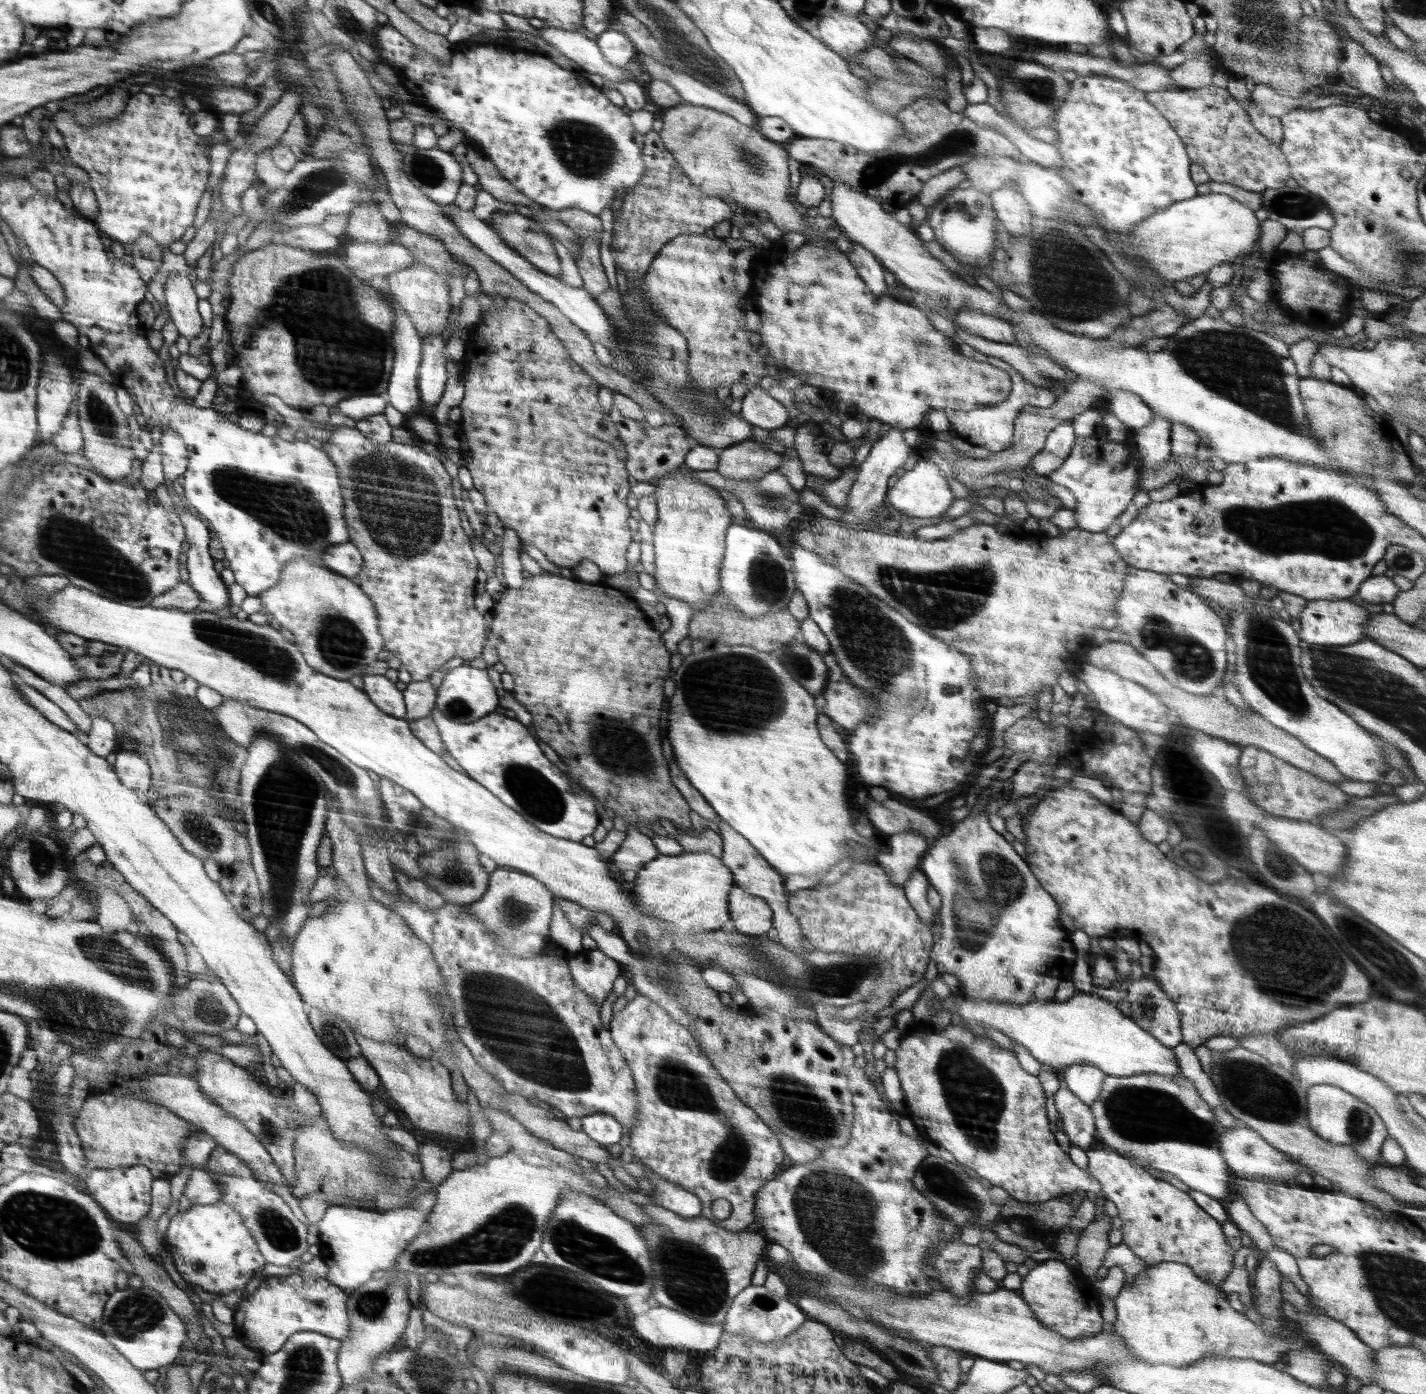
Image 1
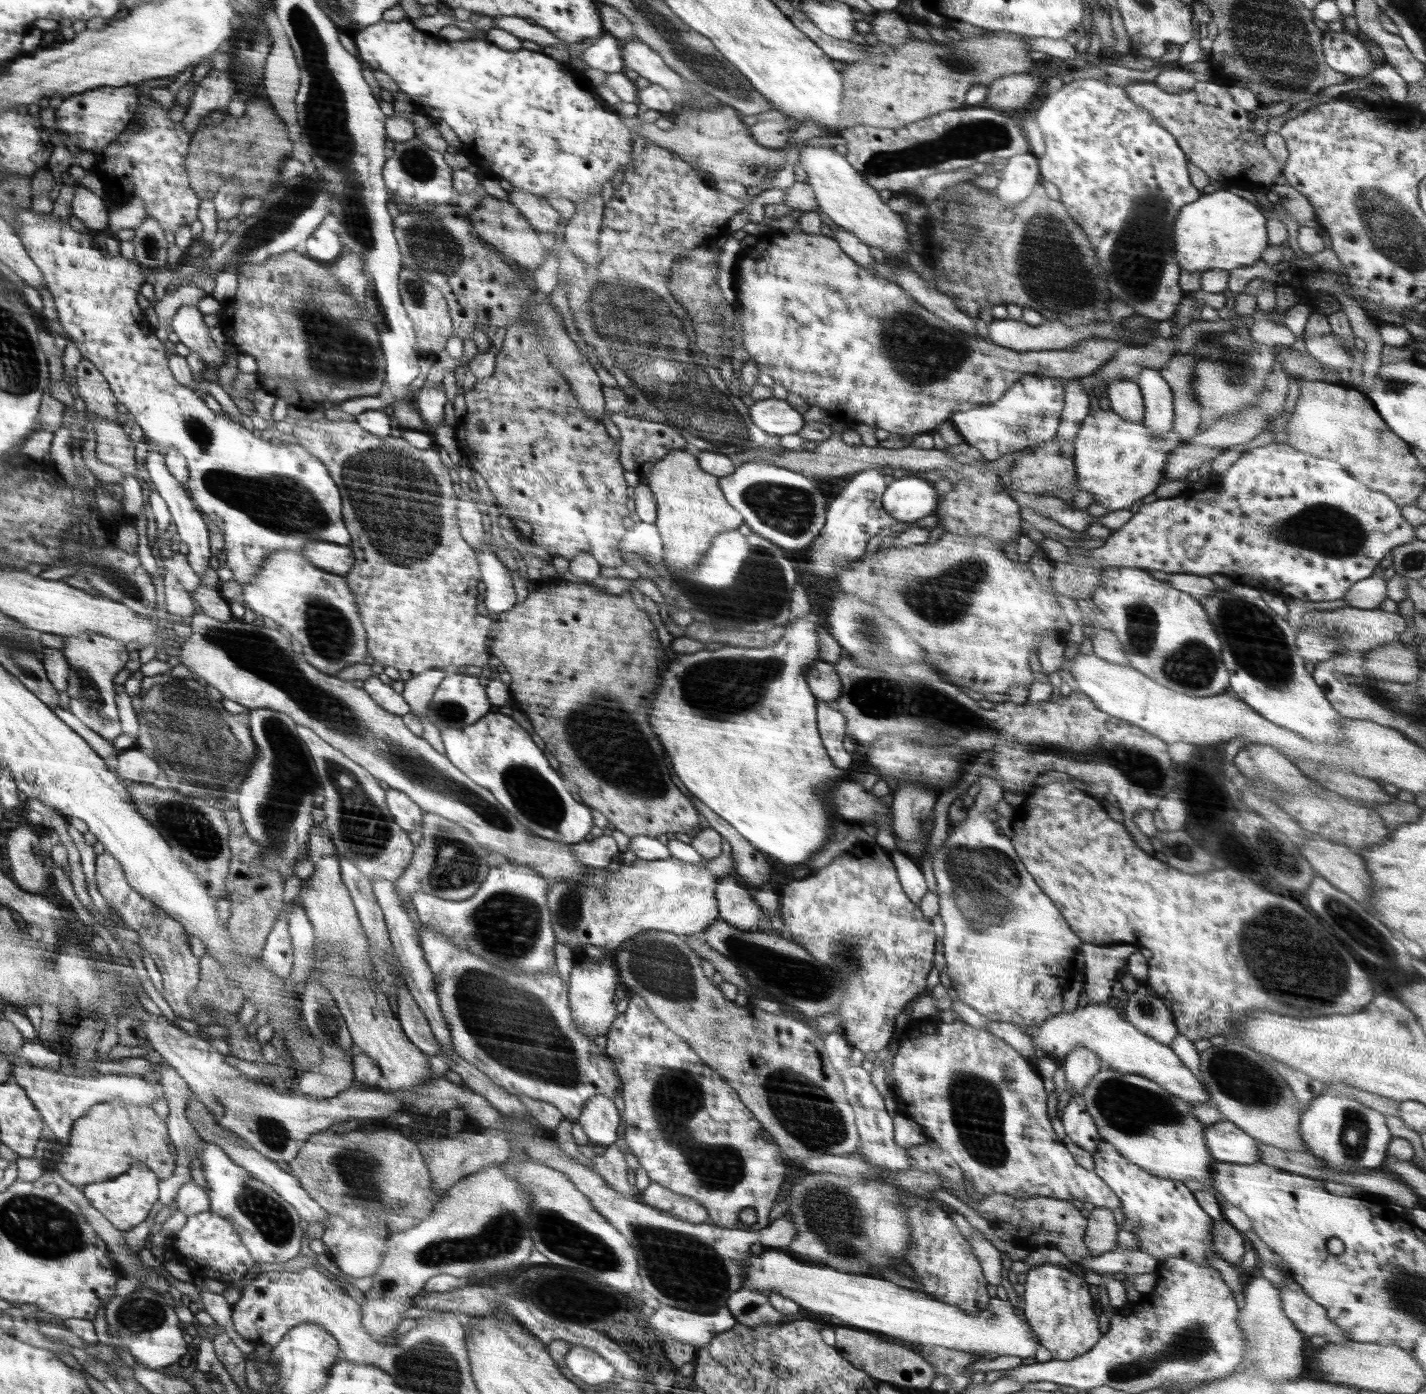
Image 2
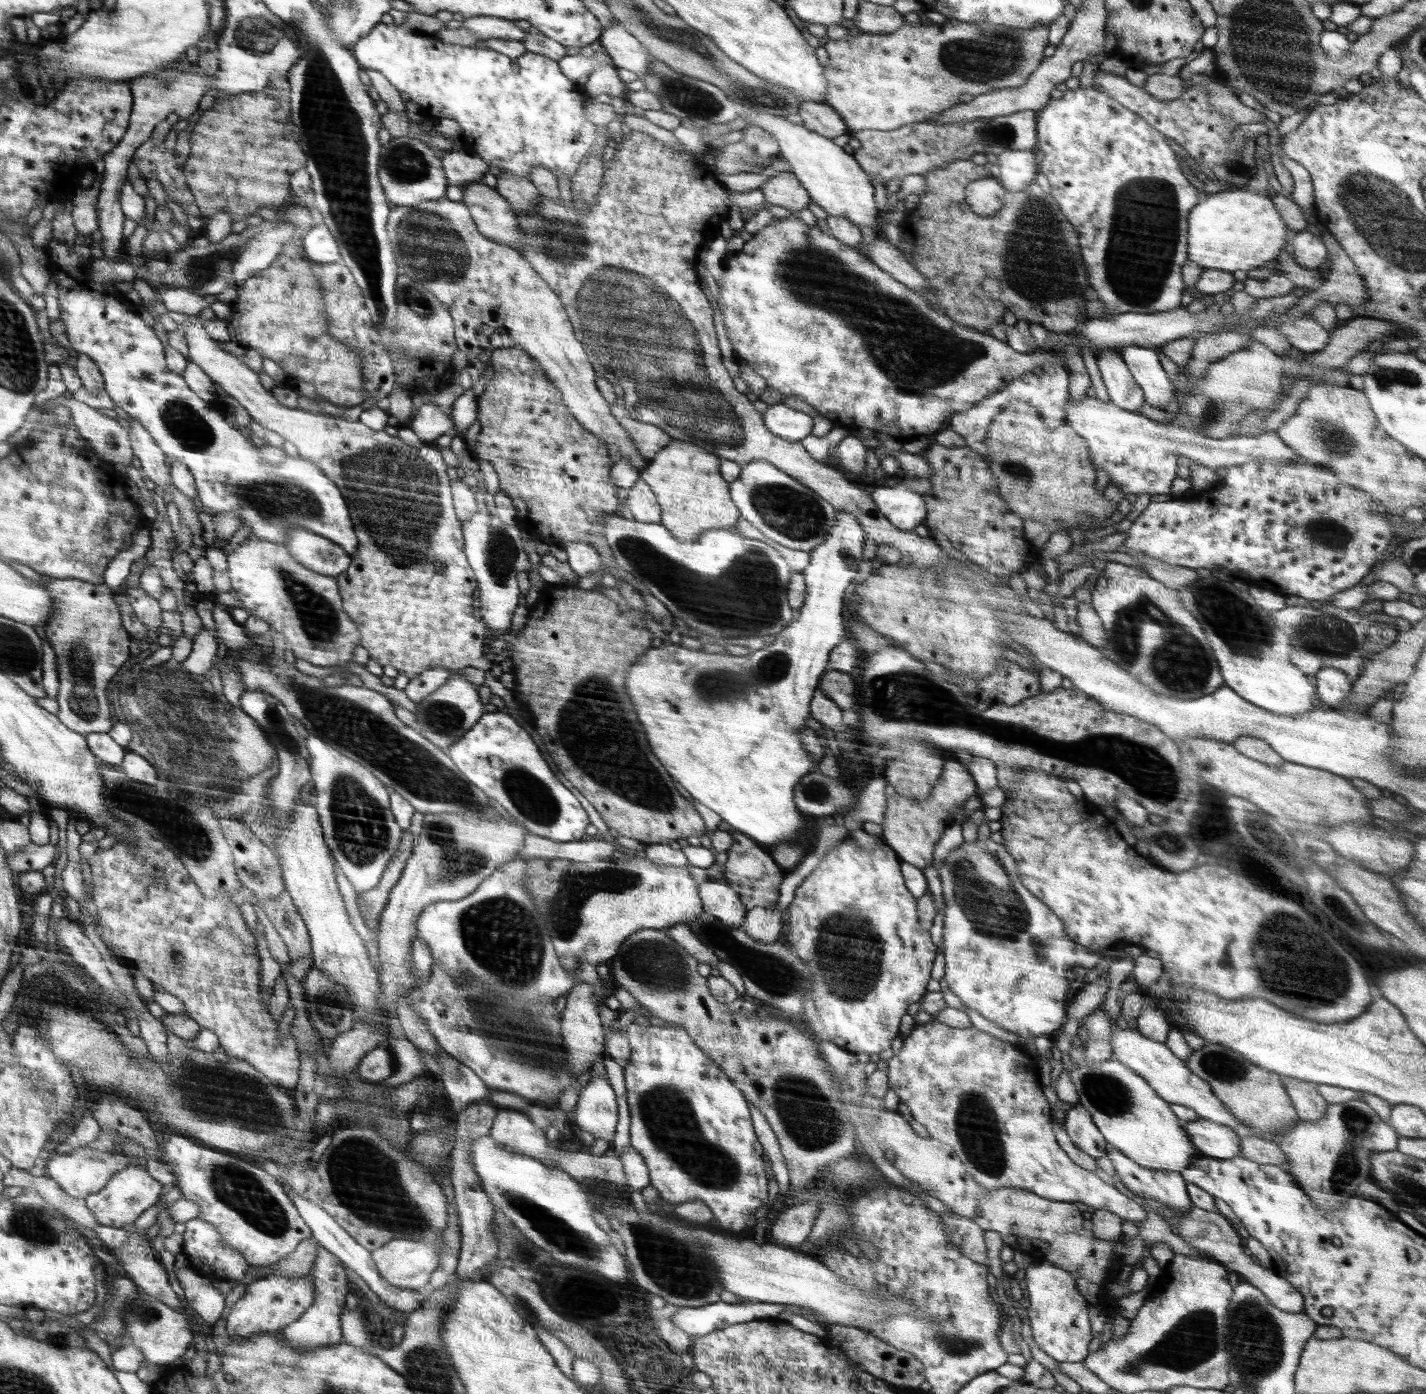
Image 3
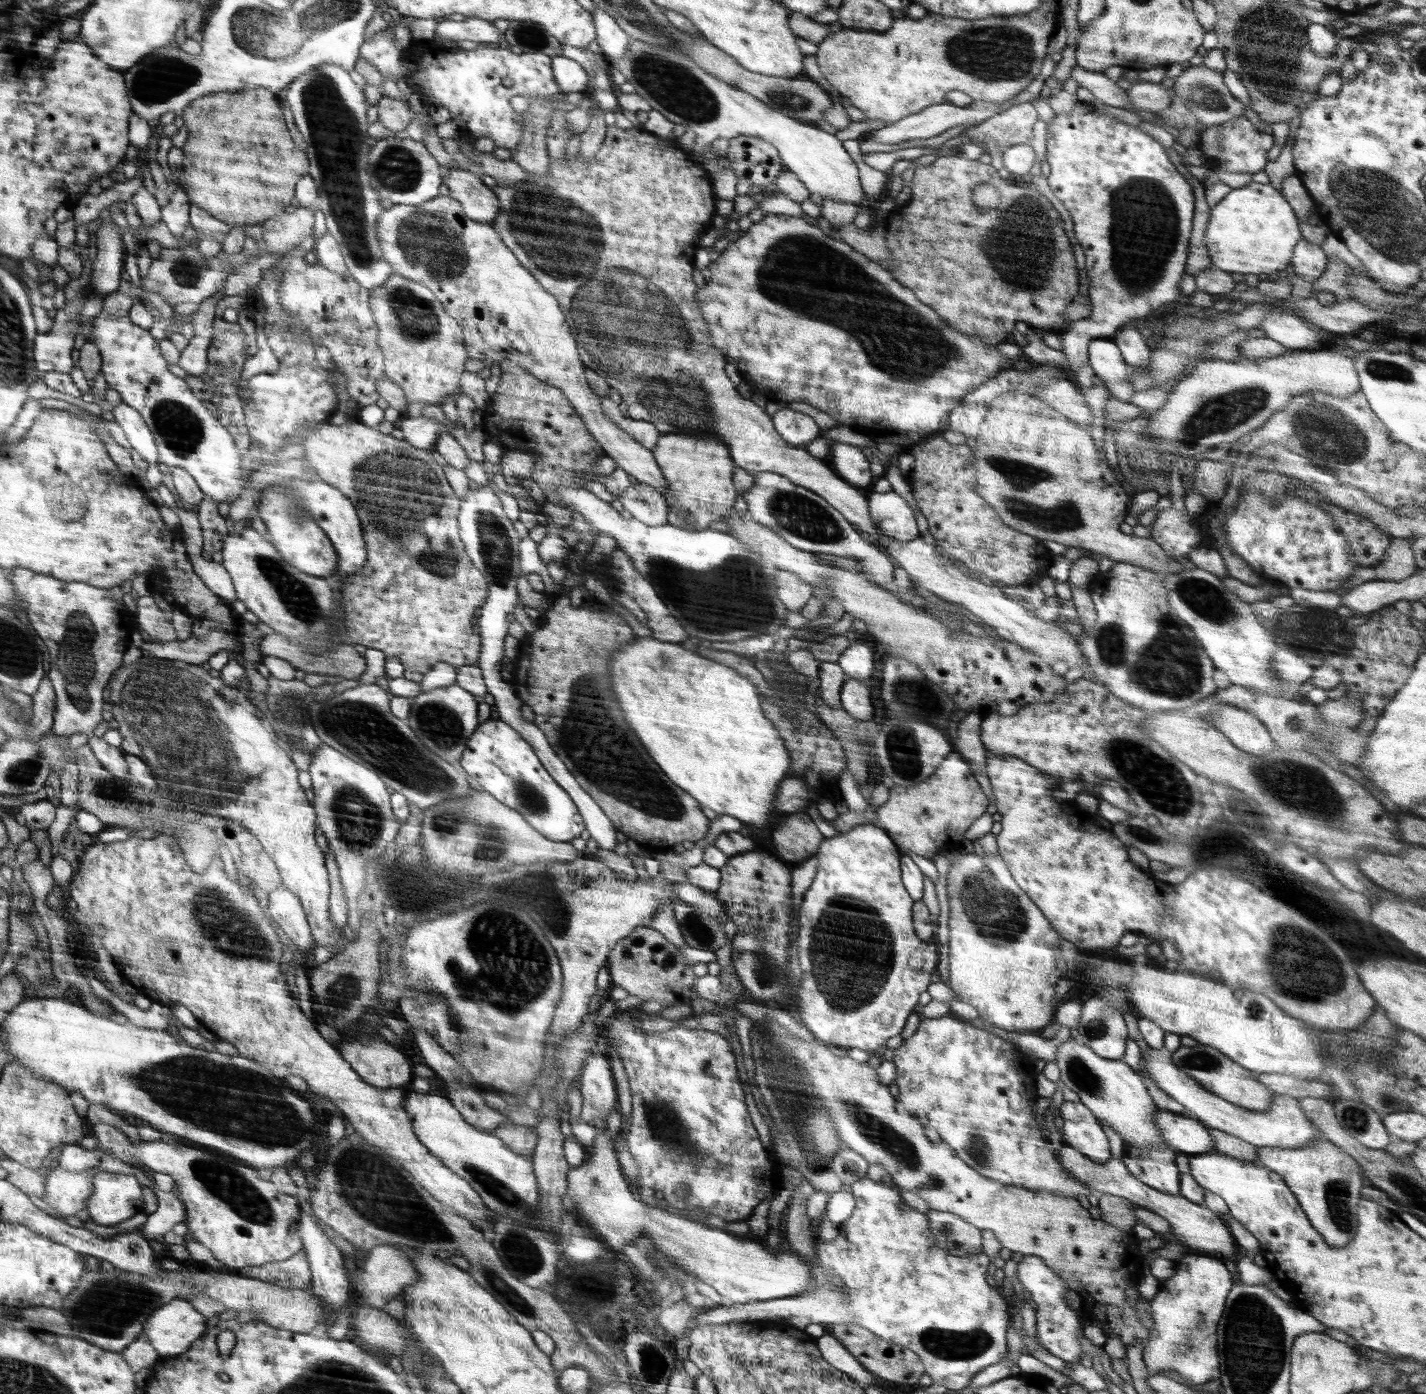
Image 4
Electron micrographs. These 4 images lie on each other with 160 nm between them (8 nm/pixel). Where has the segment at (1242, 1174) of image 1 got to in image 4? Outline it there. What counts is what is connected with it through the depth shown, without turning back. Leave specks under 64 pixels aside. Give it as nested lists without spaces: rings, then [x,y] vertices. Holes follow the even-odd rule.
[[[1156,1109],[1154,1123],[1159,1135],[1176,1148],[1178,1153],[1190,1157],[1196,1154],[1217,1152],[1208,1130],[1196,1117],[1176,1114],[1164,1109]]]

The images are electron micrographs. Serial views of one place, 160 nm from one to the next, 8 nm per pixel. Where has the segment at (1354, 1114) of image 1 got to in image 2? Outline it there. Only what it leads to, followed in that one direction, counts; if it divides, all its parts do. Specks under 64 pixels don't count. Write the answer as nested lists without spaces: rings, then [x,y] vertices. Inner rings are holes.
[[[1331,1085],[1309,1102],[1302,1113],[1299,1130],[1307,1150],[1326,1168],[1338,1172],[1360,1173],[1381,1168],[1393,1139],[1381,1112],[1349,1096],[1342,1096]]]

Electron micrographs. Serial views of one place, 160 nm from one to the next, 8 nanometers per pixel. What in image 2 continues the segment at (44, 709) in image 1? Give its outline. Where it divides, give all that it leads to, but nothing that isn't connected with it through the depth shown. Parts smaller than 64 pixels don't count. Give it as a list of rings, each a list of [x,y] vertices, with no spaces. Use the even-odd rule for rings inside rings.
[[[51,706],[54,712],[61,717],[62,721],[65,721],[70,728],[74,729],[74,732],[79,733],[85,740],[108,762],[113,762],[113,758],[120,753],[115,747],[113,741],[105,739],[102,735],[94,732],[88,725],[84,724],[78,717],[72,714],[68,709],[63,709],[60,706]]]

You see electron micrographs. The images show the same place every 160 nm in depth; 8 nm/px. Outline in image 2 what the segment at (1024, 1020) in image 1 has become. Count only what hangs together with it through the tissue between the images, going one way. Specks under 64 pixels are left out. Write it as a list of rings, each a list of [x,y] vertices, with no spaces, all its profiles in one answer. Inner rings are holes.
[[[1107,1002],[1100,1004],[1088,1003],[1085,1007],[1077,1006],[1077,1009],[1067,1013],[1066,1011],[1047,1018],[1040,1026],[1027,1028],[1028,1034],[1035,1048],[1039,1046],[1045,1052],[1045,1056],[1052,1057],[1058,1062],[1062,1062],[1073,1048],[1084,1046],[1095,1052],[1101,1060],[1102,1069],[1112,1069],[1124,1074],[1137,1074],[1157,1082],[1166,1089],[1172,1096],[1176,1096],[1192,1104],[1211,1103],[1207,1090],[1203,1084],[1194,1076],[1194,1073],[1178,1058],[1178,1055],[1166,1043],[1158,1042],[1146,1033],[1140,1032],[1130,1024],[1122,1013],[1118,1013],[1114,1007],[1110,1007]]]

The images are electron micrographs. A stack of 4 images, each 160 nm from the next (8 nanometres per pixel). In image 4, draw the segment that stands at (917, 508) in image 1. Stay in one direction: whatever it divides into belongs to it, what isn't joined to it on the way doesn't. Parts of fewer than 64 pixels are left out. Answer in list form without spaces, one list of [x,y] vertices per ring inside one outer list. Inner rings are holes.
[[[872,492],[868,503],[869,515],[873,523],[877,524],[879,534],[894,538],[898,542],[914,540],[920,536],[912,507],[896,492]]]

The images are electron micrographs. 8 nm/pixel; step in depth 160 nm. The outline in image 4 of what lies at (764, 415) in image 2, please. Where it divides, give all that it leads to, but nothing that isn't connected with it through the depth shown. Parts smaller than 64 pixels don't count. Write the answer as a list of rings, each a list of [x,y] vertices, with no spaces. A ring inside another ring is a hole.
[[[784,408],[776,411],[771,418],[778,435],[790,445],[804,446],[820,437],[821,429],[816,422],[802,412]]]

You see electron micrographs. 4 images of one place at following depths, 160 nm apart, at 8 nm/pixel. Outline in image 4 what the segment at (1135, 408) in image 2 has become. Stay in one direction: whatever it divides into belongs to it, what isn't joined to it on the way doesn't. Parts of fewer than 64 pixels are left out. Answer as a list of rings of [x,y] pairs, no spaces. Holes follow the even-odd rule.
[[[1096,338],[1090,341],[1088,347],[1089,362],[1095,376],[1102,380],[1110,395],[1122,403],[1130,402],[1130,396],[1136,394],[1128,381],[1129,365],[1121,356],[1119,346],[1113,339]]]

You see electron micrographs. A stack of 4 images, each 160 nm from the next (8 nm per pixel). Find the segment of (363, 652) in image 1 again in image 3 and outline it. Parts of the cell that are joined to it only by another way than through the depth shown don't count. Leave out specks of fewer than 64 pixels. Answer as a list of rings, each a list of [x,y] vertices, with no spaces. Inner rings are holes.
[[[250,537],[239,544],[232,553],[227,554],[227,573],[231,587],[242,602],[245,610],[256,618],[262,618],[269,626],[286,638],[287,646],[293,650],[296,658],[302,658],[316,666],[336,666],[352,658],[354,648],[358,646],[359,630],[343,608],[340,587],[336,577],[324,576],[306,568],[294,557],[282,543],[273,543],[264,539]]]

